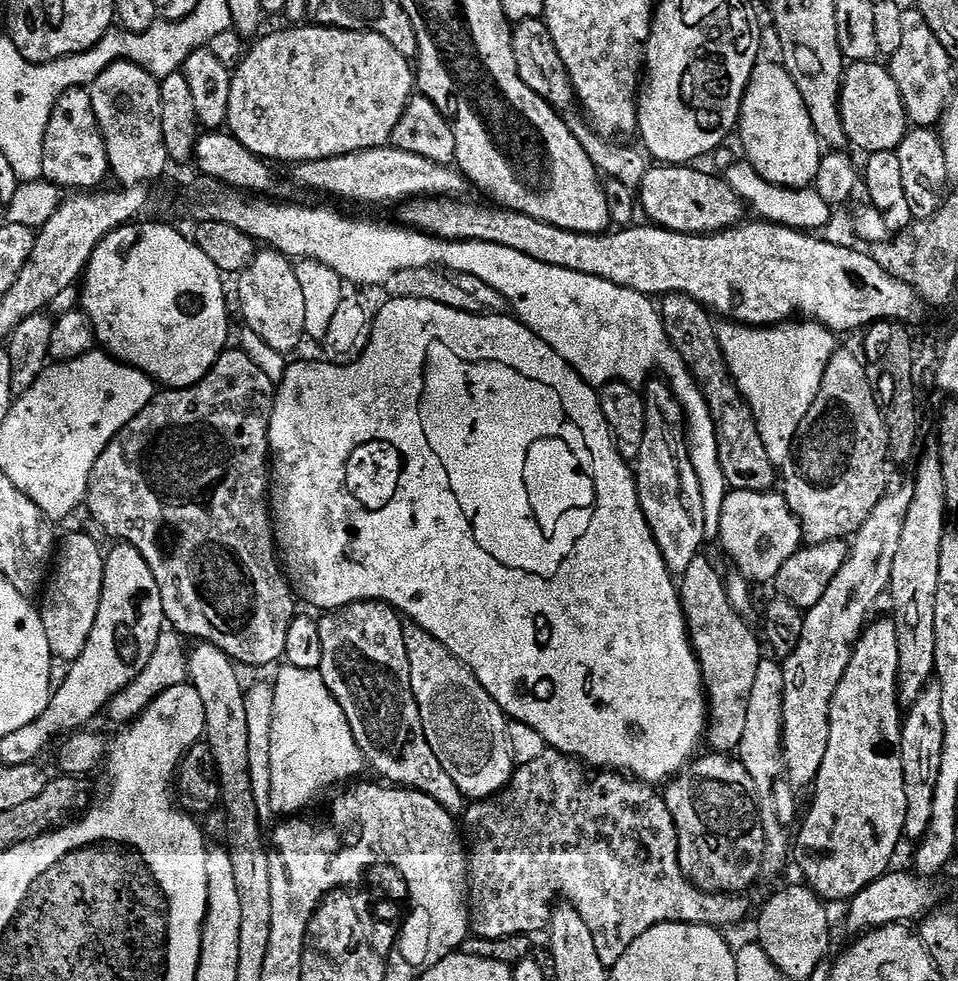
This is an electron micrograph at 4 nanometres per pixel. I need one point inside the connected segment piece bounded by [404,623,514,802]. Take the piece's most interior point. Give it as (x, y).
(467, 730)

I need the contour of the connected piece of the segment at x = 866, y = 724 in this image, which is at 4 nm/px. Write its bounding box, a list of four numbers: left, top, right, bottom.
[794,619,906,902]

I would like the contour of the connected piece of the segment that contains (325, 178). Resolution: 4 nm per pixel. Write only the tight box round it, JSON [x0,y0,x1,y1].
[290,146,470,205]

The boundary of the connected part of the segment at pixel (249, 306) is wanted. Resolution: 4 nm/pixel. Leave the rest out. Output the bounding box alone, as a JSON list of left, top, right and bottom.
[239,250,305,354]

